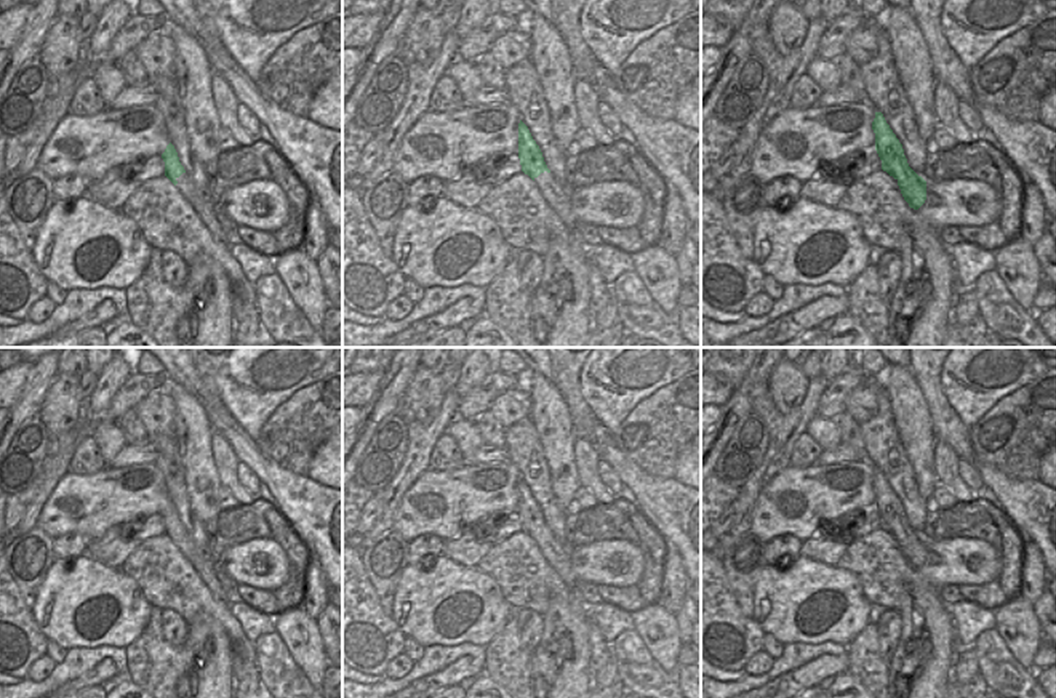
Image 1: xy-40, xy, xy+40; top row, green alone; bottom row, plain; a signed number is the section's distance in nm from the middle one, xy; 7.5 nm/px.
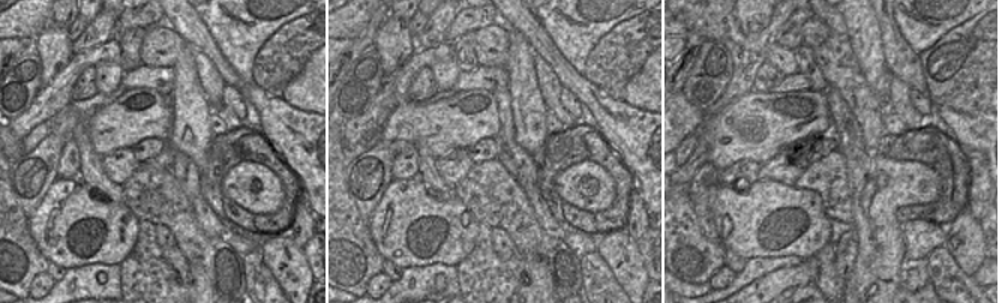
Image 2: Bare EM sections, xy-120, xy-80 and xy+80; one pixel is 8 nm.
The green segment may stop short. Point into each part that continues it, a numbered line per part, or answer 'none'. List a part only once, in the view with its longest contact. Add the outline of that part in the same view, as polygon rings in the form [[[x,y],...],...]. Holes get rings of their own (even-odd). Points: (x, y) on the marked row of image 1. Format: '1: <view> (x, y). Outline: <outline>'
1: xy (557, 194). Outline: [[[544,171],[534,178],[544,200],[550,205],[554,213],[562,219],[562,223],[573,229],[576,226],[574,216],[571,213],[571,189],[563,181],[558,183],[550,173]]]

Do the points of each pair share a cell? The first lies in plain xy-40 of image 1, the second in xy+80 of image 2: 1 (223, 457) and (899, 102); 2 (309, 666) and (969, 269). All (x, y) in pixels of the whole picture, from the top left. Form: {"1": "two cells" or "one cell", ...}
{"1": "one cell", "2": "one cell"}

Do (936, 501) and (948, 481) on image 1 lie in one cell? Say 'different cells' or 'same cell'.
different cells

